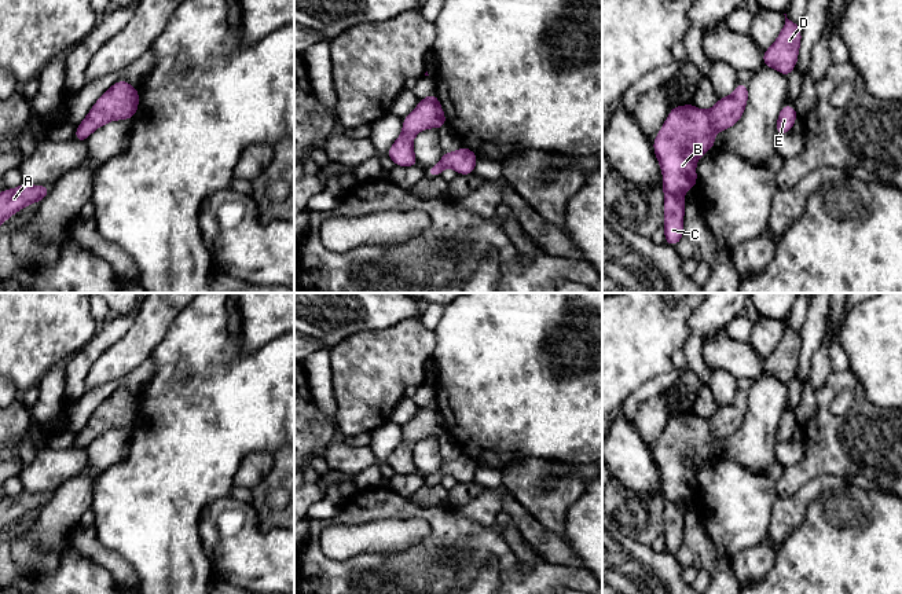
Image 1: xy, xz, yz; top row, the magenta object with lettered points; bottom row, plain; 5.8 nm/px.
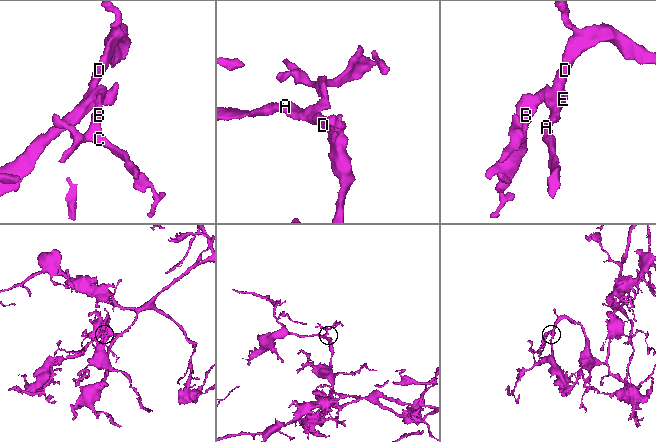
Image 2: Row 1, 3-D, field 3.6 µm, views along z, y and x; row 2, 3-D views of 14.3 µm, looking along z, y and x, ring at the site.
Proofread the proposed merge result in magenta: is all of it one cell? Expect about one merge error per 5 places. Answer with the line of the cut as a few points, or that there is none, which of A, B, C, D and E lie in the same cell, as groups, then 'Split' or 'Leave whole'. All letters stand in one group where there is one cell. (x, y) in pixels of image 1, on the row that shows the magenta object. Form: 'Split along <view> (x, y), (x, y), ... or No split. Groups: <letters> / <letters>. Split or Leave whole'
No split. Groups: A B C D E. Leave whole

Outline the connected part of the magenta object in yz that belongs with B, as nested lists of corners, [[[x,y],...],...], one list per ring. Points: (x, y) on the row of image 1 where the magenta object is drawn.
[[[737,82],[734,92],[718,99],[710,111],[693,103],[672,107],[653,140],[663,172],[666,243],[676,246],[683,232],[683,192],[696,188],[696,162],[715,144],[715,132],[726,131],[741,117],[748,102],[748,85]]]

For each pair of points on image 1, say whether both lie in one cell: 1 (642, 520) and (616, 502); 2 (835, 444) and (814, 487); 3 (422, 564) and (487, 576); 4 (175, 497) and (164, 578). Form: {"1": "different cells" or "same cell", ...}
{"1": "same cell", "2": "different cells", "3": "different cells", "4": "same cell"}

